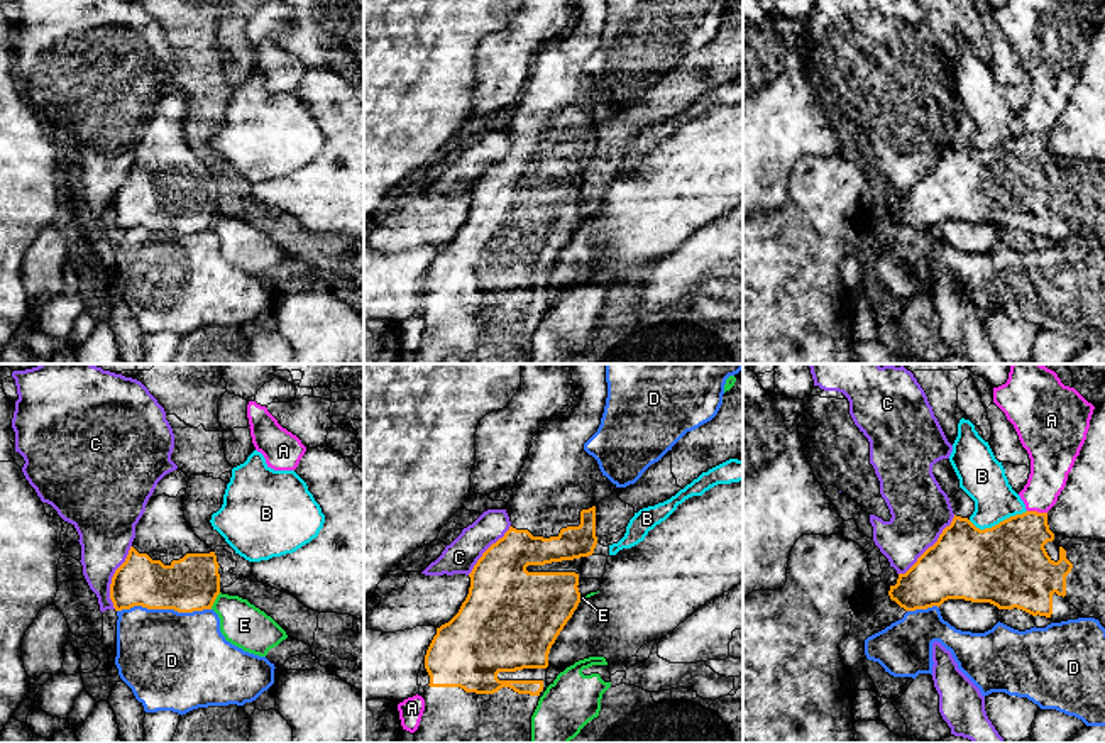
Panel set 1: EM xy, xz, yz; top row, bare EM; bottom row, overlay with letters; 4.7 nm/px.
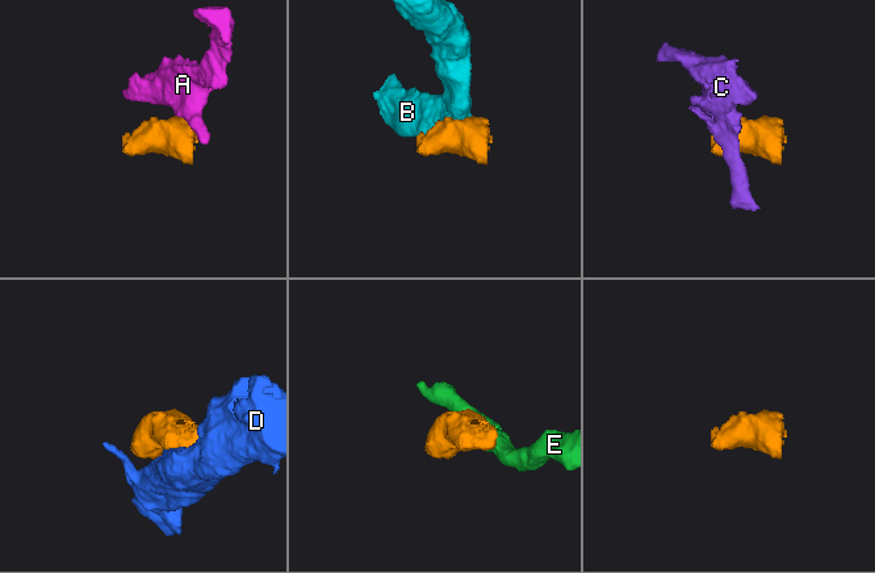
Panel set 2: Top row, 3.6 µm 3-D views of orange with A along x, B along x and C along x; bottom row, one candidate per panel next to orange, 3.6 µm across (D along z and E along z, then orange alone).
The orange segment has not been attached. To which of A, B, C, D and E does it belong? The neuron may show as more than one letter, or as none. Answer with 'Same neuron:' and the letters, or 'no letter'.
Same neuron: no letter

